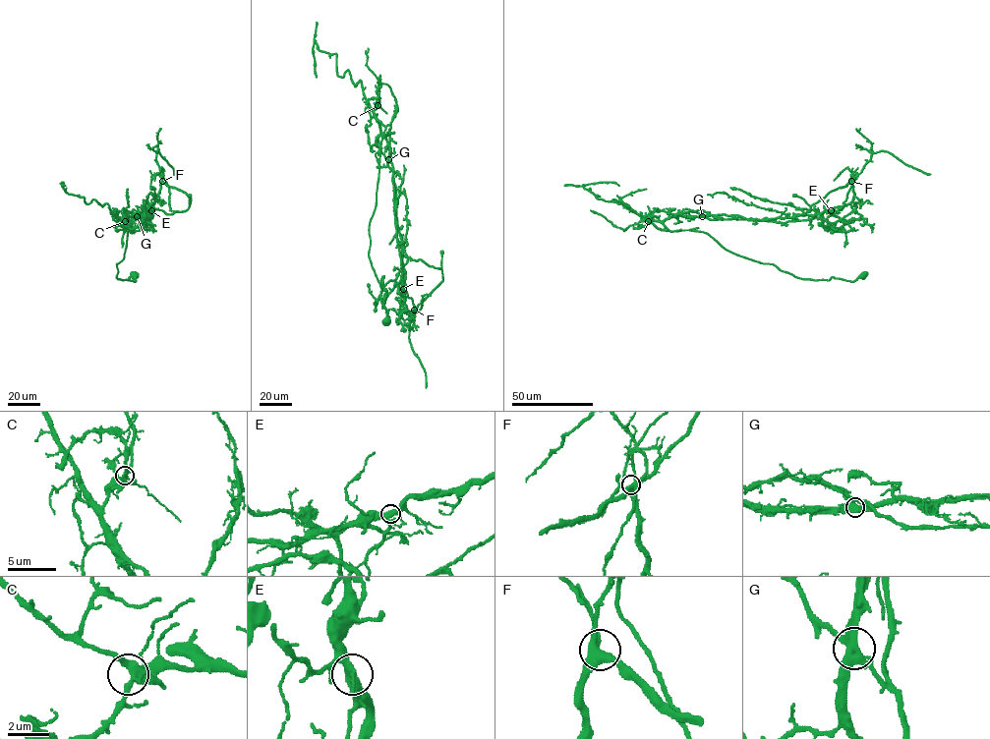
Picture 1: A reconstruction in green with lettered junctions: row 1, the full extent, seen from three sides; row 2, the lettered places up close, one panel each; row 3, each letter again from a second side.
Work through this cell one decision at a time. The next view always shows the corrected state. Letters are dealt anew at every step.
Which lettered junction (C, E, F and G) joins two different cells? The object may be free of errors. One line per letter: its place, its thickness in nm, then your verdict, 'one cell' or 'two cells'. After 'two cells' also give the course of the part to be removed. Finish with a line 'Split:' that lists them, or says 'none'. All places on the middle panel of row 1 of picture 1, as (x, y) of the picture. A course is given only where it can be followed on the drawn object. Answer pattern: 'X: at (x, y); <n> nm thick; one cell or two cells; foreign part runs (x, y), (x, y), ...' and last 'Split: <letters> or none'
C: at (378, 105); 420 nm thick; one cell
E: at (403, 289); 380 nm thick; one cell
F: at (414, 310); 480 nm thick; one cell
G: at (388, 159); 440 nm thick; two cells; foreign part runs (388, 159), (393, 169), (394, 209), (407, 310), (415, 309), (442, 280), (441, 268), (409, 257), (374, 303)
Split: G

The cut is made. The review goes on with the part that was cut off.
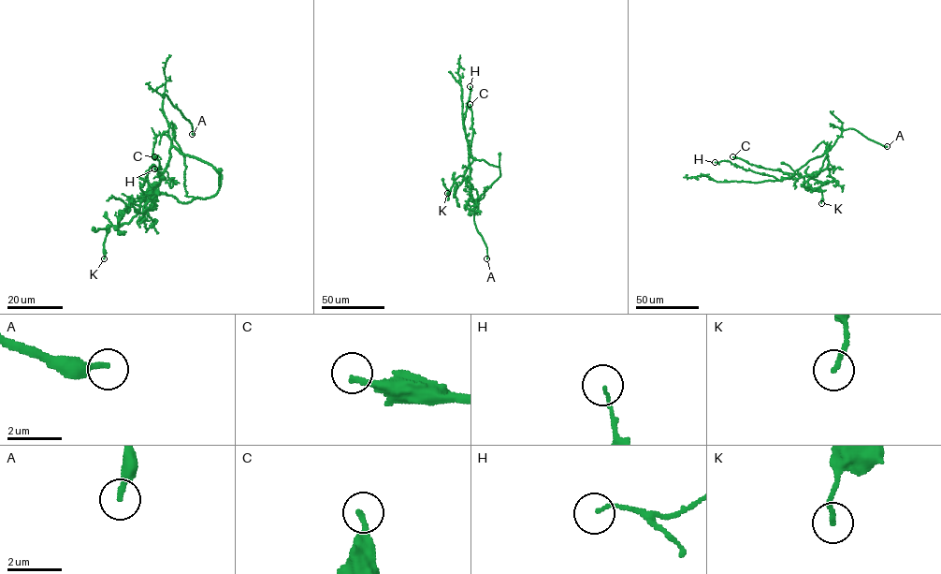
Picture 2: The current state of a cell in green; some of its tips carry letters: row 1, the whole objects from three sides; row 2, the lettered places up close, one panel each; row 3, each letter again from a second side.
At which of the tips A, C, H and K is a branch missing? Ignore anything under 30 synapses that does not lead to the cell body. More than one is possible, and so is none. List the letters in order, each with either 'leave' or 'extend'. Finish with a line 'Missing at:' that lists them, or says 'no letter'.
A: extend
C: leave
H: leave
K: leave
Missing at: A

